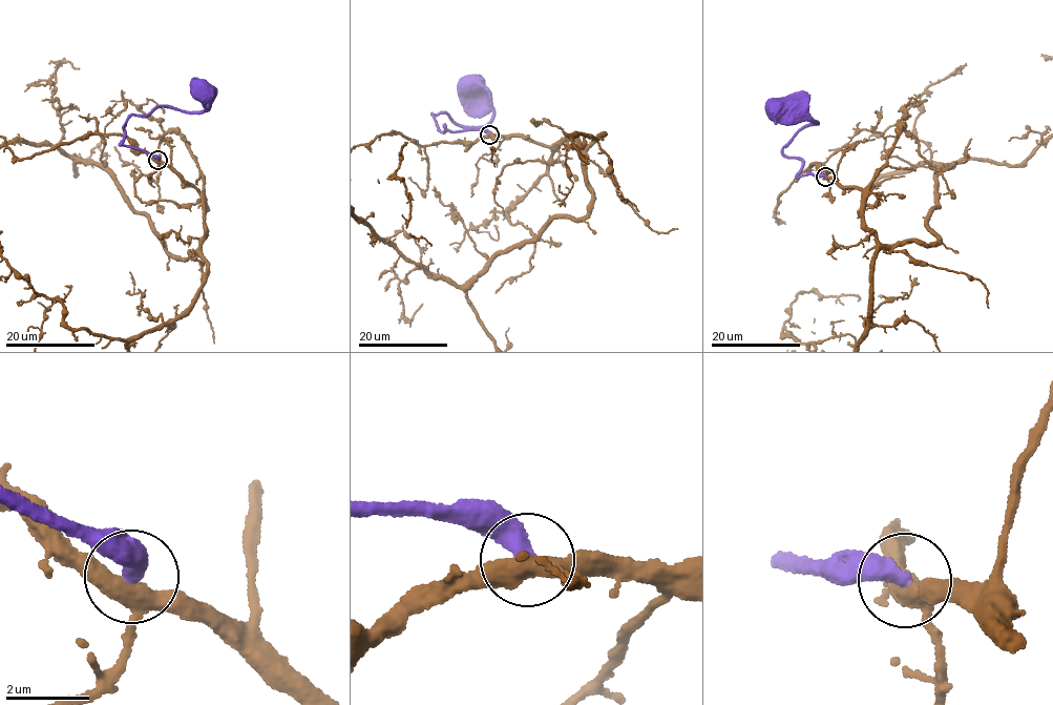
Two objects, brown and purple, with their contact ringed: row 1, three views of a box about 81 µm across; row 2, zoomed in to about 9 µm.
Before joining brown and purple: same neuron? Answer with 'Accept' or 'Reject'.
Reject

